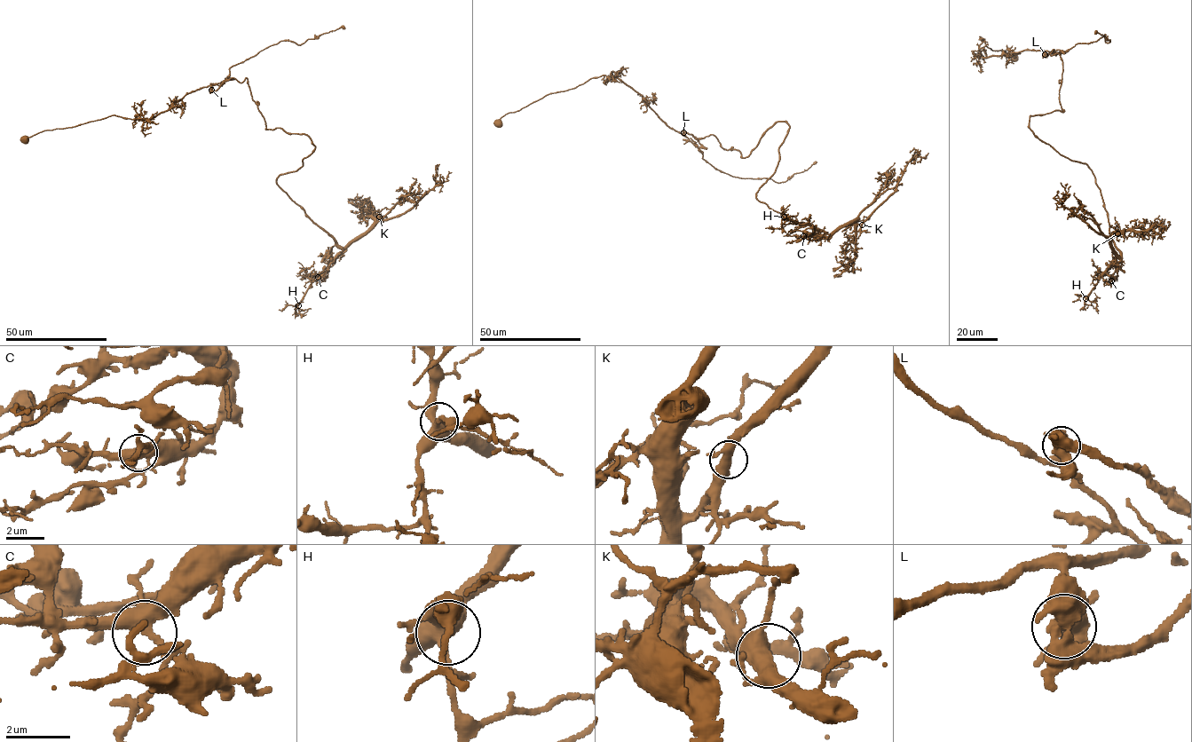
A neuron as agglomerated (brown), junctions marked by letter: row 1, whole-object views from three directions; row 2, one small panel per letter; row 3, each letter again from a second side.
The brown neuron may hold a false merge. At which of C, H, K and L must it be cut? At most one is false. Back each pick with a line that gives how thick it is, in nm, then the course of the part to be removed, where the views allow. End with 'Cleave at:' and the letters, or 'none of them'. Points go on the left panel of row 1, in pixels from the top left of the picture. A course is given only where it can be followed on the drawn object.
L: 480 nm | (210, 89), (208, 85), (186, 93), (150, 119), (114, 114), (45, 130), (25, 141)
Cleave at: L

